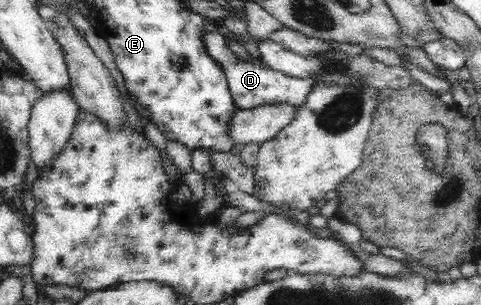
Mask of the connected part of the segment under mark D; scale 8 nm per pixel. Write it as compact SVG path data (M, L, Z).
M220 31L211 32L206 36L206 47L209 54L217 63L221 64L226 72L233 100L237 104L237 109L248 110L254 107L270 104L270 103L288 103L297 107L302 106L308 98L309 93L313 89L313 80L295 79L287 75L273 71L265 62L254 59L249 56L247 58L237 57L229 48L228 40L222 36Z

